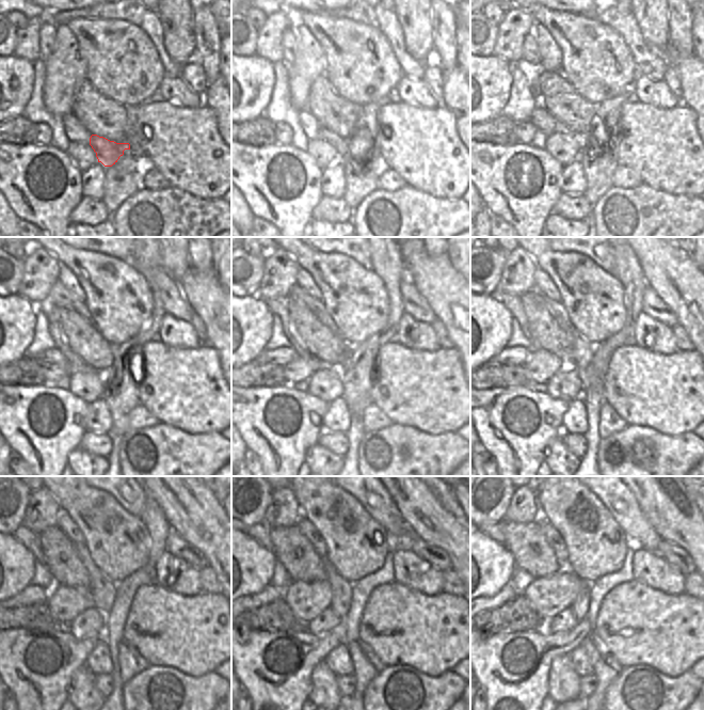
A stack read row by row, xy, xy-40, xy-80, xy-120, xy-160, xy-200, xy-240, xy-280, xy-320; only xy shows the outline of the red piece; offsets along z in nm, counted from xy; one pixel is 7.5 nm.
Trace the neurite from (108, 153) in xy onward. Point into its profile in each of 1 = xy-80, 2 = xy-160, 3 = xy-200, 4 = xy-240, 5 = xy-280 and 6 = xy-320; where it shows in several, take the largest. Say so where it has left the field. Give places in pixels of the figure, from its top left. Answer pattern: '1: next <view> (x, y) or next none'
1: next xy-80 (559, 127)
2: next xy-160 (277, 306)
3: next xy-200 (513, 303)
4: next xy-240 (29, 538)
5: next xy-280 (259, 532)
6: next xy-320 (495, 531)

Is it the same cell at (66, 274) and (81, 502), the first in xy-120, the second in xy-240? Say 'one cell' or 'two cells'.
two cells

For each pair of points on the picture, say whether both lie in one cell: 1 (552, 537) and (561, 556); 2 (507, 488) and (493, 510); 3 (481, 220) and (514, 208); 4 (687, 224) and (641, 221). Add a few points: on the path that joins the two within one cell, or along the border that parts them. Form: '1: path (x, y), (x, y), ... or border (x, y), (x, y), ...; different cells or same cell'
1: path (554, 541), (559, 547), (560, 552); same cell
2: path (504, 493), (497, 505); same cell
3: border (485, 207), (491, 214); different cells
4: path (675, 224), (653, 224); same cell

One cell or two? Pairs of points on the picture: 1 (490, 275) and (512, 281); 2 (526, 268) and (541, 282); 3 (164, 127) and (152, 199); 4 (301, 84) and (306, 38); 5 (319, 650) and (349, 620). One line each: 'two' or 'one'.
1: two
2: two
3: two
4: one
5: two

